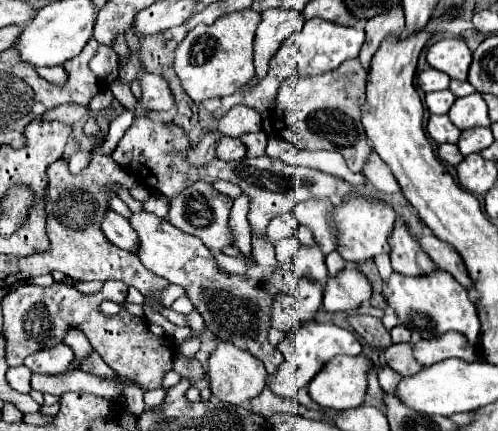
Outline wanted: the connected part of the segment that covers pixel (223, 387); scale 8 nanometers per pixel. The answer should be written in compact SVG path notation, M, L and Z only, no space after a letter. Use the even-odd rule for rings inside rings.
M218 343L216 351L208 359L208 373L210 373L212 395L224 403L238 406L247 406L250 399L260 395L262 389L266 387L266 379L268 379L268 371L266 371L264 363L260 363L254 355L238 349L232 343Z

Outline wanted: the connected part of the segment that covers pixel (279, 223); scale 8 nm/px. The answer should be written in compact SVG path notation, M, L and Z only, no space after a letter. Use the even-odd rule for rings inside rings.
M284 213L284 215L276 215L269 222L266 232L272 241L280 241L280 239L286 239L290 235L296 235L296 229L298 229L296 217L292 213Z

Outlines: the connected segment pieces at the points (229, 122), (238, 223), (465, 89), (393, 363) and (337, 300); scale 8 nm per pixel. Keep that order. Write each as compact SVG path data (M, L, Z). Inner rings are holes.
M234 105L218 121L218 131L226 137L240 137L244 133L262 129L260 113L248 105Z
M240 195L238 199L234 199L234 207L230 211L230 233L232 233L232 241L234 245L242 251L242 253L250 253L250 237L252 237L252 227L246 219L248 215L248 197Z
M450 81L450 91L452 91L456 97L466 97L466 95L476 93L476 89L472 89L472 85L466 83L466 81Z
M412 343L390 345L390 347L386 349L386 361L388 361L388 365L390 365L396 373L400 373L400 375L404 375L404 377L414 375L414 373L418 373L418 371L422 369L422 365L420 365L420 363L414 359L414 355L412 355Z
M346 267L338 277L330 277L324 291L324 309L330 313L348 313L358 309L372 295L372 287L364 273Z

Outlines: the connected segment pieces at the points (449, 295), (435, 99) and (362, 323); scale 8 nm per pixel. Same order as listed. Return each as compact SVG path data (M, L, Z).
M434 269L428 275L418 275L418 277L408 277L402 273L392 273L388 279L388 289L392 291L392 295L386 299L386 303L396 311L398 319L410 329L416 329L416 317L426 317L428 321L432 321L434 333L446 333L446 331L460 331L468 337L468 341L472 341L472 345L478 343L478 335L480 335L480 319L478 319L478 311L476 305L470 301L468 291L454 279L450 277L446 271L442 269Z
M446 89L446 91L434 91L426 95L426 107L430 109L430 113L434 115L444 115L450 111L452 103L454 103L454 95Z
M350 313L348 315L348 323L350 327L366 339L366 343L370 343L372 347L380 349L380 347L388 347L390 341L390 333L388 329L382 325L380 319L370 317L370 315L358 315L358 313Z

